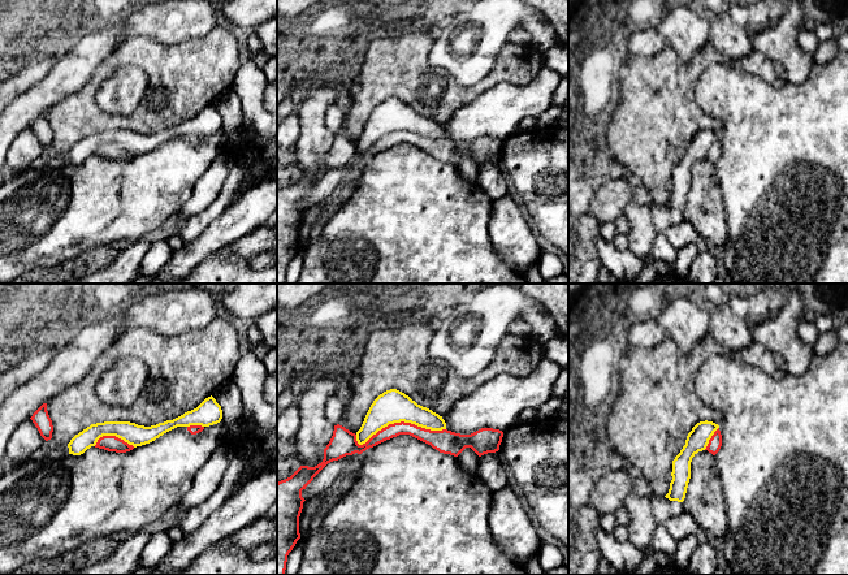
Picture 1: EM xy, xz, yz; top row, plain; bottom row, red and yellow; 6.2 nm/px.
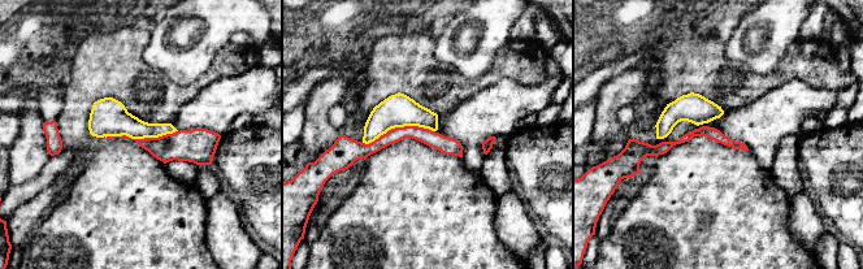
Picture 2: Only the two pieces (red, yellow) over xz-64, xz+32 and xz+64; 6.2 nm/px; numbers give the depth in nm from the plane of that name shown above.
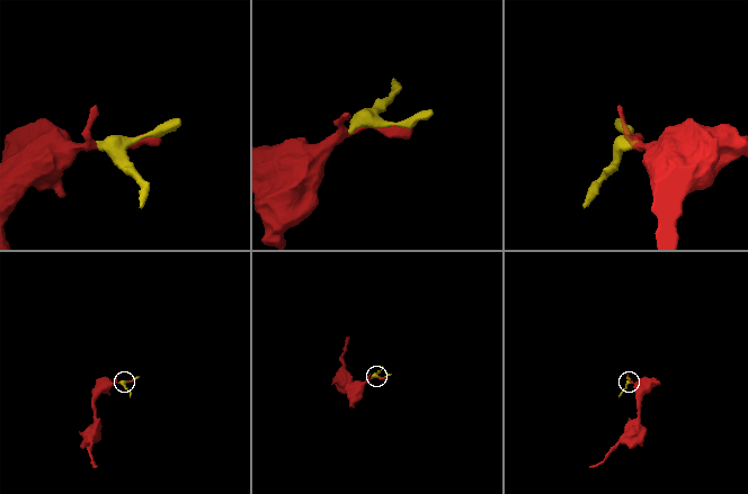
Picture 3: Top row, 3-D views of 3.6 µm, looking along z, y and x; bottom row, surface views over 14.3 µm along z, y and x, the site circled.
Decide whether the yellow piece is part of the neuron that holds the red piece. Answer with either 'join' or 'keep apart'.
keep apart

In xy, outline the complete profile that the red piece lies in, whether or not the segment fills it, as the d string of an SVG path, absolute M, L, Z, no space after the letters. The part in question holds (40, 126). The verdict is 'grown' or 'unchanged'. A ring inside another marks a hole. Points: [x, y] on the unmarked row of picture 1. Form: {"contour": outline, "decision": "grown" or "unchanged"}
{"contour": "M43 112L30 126L38 137L40 144L48 150L52 147L53 134L47 120L47 112Z", "decision": "unchanged"}

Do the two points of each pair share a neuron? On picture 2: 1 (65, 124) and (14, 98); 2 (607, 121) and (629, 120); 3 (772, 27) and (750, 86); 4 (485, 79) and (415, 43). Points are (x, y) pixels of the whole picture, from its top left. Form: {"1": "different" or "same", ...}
{"1": "different", "2": "different", "3": "different", "4": "same"}

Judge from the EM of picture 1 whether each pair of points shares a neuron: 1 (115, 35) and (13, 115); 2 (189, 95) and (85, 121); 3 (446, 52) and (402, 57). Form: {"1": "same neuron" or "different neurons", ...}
{"1": "same neuron", "2": "same neuron", "3": "different neurons"}

